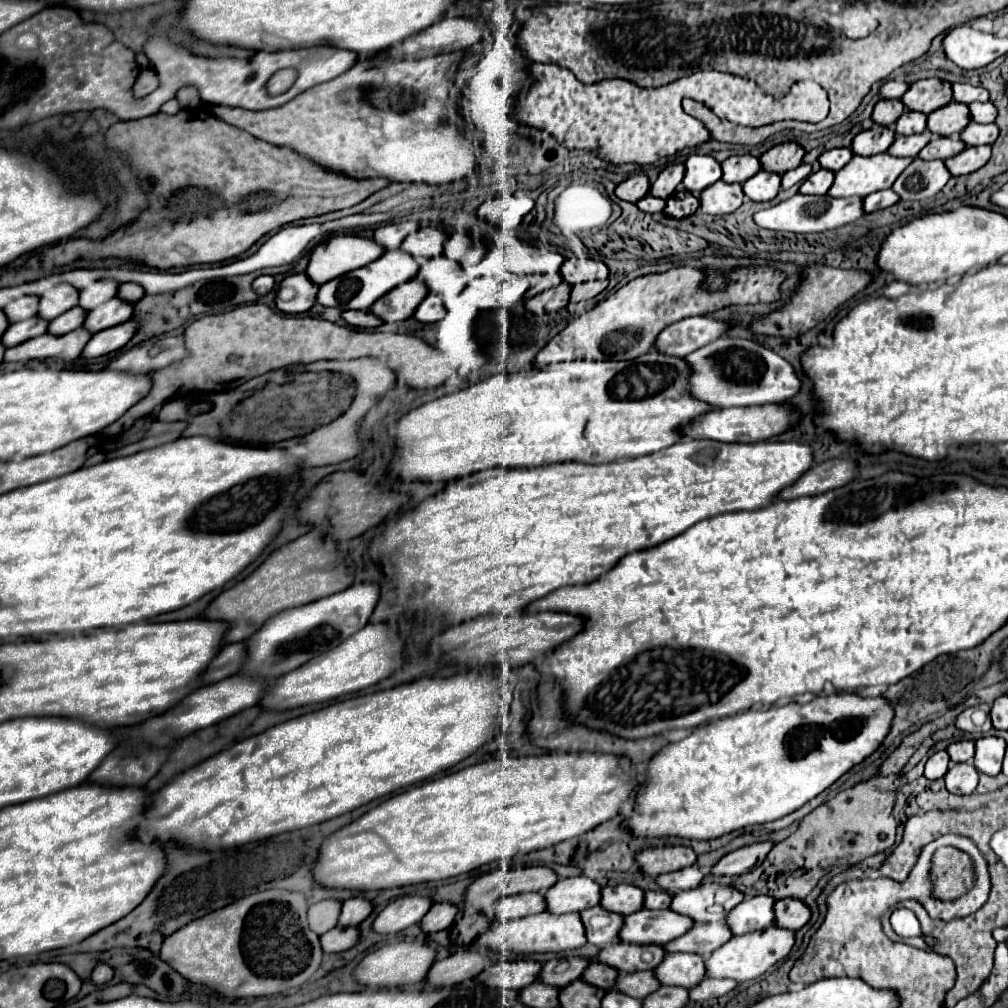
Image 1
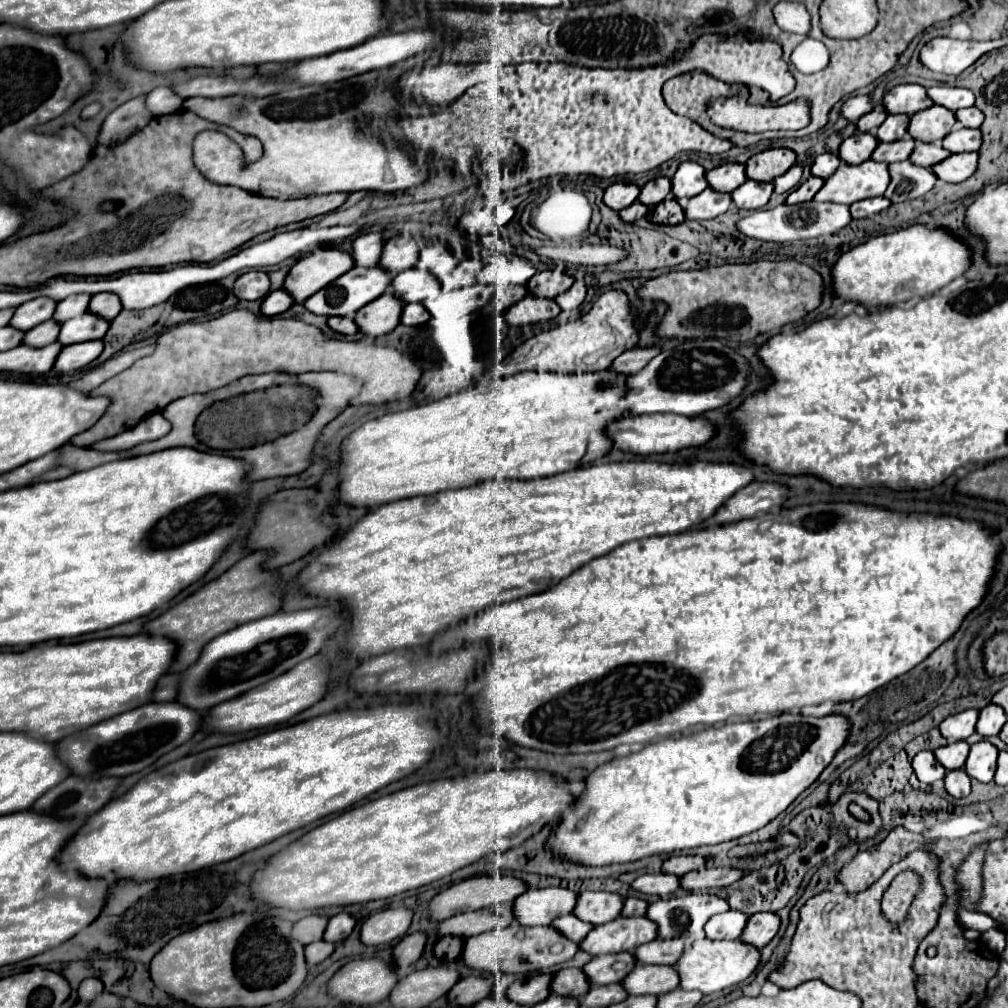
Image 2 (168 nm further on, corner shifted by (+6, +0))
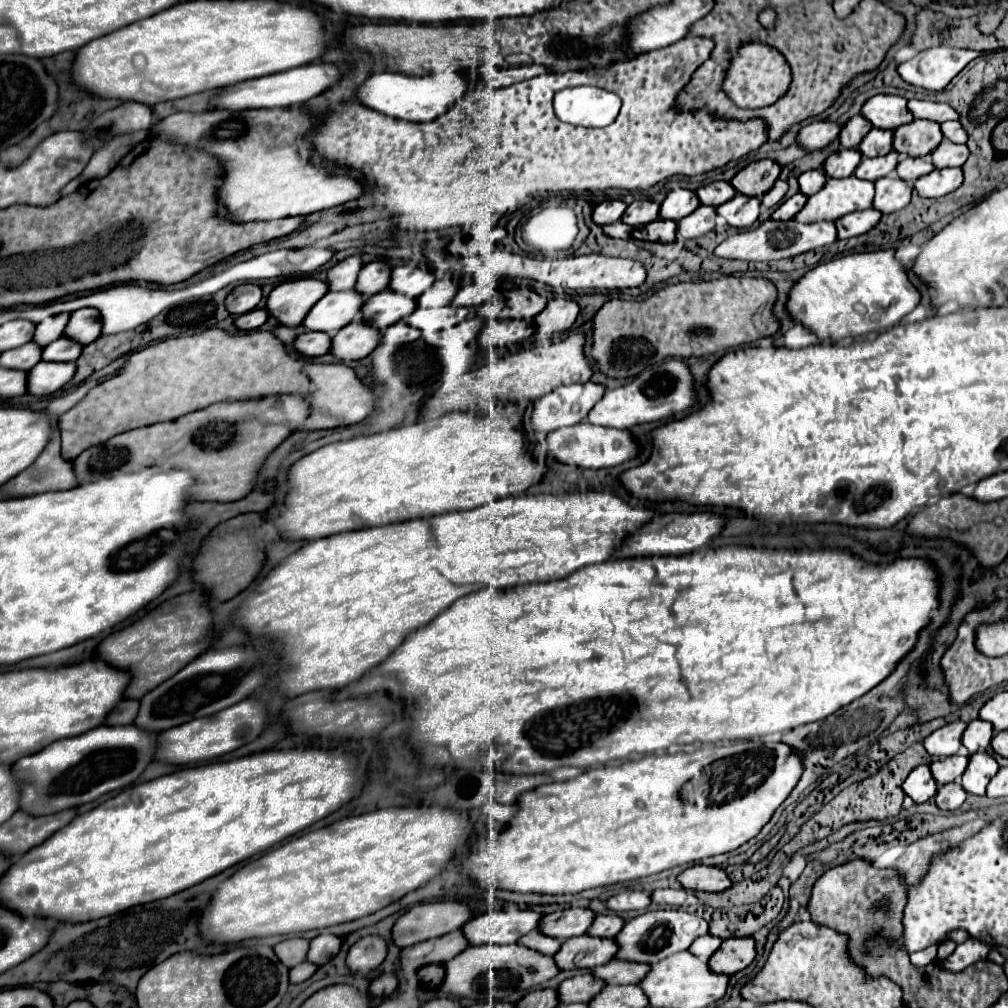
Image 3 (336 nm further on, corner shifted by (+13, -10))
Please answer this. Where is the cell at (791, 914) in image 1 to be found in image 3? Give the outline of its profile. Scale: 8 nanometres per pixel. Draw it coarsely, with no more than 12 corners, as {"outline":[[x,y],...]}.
{"outline":[[752,937],[724,939],[708,961],[734,975],[756,957]]}

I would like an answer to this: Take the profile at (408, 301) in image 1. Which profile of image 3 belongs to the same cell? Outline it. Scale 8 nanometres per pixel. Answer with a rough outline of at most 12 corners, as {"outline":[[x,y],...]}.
{"outline":[[352,321],[332,341],[342,361],[370,355],[382,331],[364,321]]}

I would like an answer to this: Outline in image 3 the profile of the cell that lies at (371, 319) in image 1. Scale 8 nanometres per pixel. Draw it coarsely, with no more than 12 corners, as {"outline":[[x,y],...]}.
{"outline":[[318,331],[298,335],[294,347],[302,355],[330,353],[332,337]]}

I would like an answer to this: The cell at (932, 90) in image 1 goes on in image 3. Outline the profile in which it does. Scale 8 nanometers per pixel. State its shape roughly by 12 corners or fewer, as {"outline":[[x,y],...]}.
{"outline":[[876,95],[862,107],[878,129],[896,129],[914,121],[906,99]]}

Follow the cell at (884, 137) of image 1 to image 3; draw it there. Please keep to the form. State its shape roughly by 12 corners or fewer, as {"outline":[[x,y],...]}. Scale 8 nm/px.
{"outline":[[840,149],[824,161],[828,177],[850,177],[862,155]]}

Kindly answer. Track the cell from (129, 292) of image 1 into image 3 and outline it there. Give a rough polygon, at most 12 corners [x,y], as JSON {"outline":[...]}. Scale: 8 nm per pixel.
{"outline":[[96,309],[72,313],[64,335],[92,343],[102,335]]}

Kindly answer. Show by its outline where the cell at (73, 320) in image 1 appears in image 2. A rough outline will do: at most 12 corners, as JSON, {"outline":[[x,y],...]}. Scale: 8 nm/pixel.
{"outline":[[53,319],[23,335],[25,345],[51,345],[57,341],[59,323]]}

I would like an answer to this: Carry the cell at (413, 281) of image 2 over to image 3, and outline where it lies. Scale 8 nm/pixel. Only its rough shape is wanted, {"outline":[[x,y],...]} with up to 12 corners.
{"outline":[[392,289],[372,295],[362,317],[386,329],[416,309],[416,299]]}

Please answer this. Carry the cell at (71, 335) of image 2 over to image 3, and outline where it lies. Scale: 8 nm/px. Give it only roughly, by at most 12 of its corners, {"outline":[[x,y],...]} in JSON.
{"outline":[[62,335],[44,347],[44,361],[76,361],[84,345]]}

